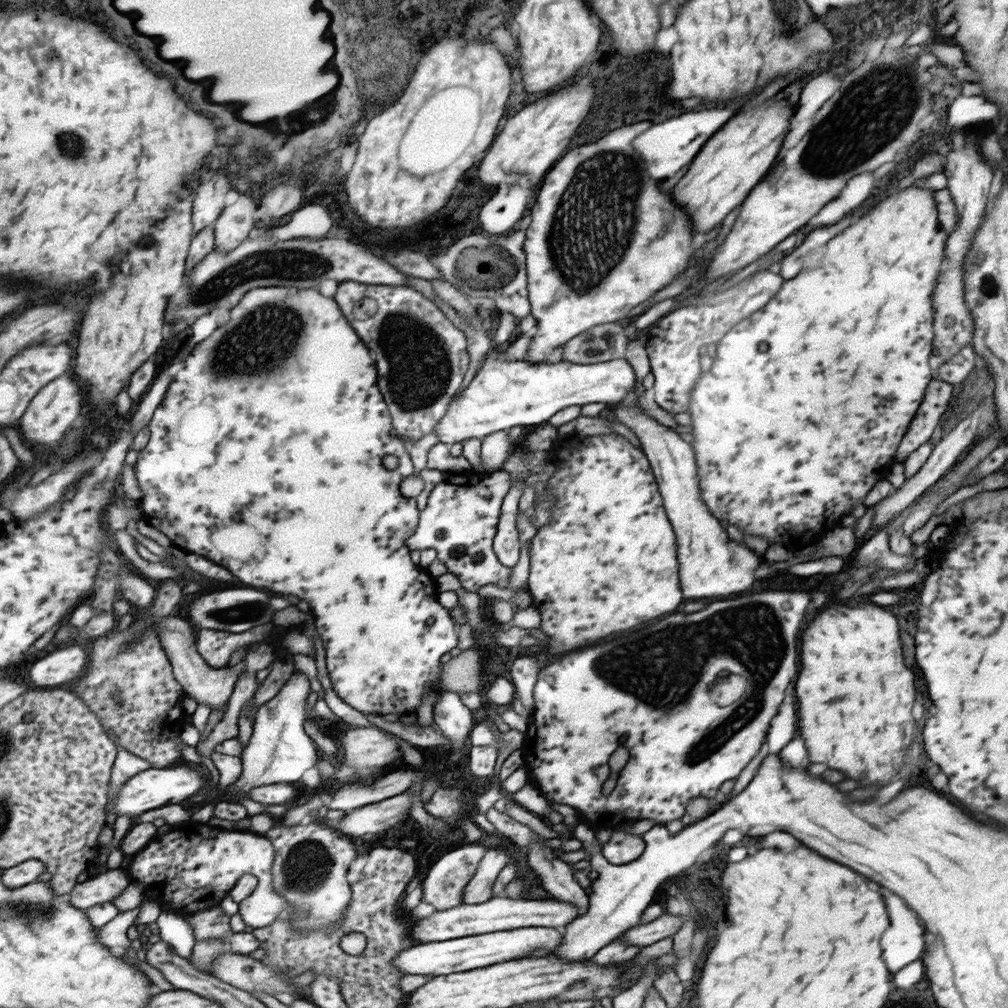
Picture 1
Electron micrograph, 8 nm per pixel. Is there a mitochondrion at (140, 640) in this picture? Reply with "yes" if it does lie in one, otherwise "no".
yes

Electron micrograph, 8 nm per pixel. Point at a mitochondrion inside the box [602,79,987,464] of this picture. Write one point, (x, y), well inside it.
(892, 113)

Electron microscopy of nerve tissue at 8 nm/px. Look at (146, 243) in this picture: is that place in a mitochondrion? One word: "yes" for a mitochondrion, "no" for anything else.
no

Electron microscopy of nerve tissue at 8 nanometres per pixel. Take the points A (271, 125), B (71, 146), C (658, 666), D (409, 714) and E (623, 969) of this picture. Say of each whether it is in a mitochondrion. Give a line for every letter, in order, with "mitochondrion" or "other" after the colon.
A: other
B: mitochondrion
C: mitochondrion
D: other
E: other

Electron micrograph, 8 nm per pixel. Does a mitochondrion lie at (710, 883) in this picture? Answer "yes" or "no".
no

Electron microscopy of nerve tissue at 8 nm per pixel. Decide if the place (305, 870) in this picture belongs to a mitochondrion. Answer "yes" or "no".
yes

